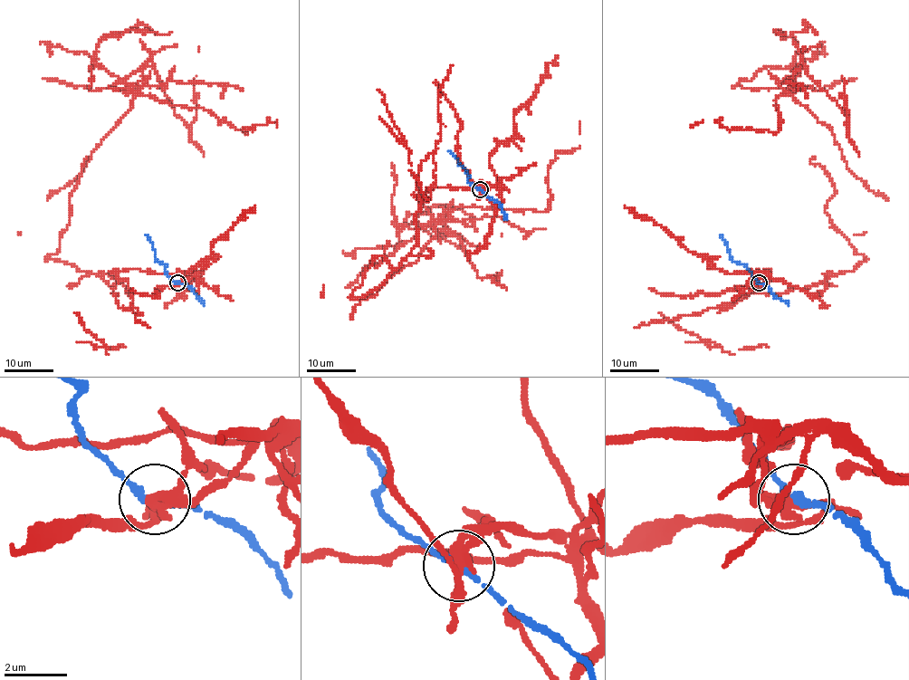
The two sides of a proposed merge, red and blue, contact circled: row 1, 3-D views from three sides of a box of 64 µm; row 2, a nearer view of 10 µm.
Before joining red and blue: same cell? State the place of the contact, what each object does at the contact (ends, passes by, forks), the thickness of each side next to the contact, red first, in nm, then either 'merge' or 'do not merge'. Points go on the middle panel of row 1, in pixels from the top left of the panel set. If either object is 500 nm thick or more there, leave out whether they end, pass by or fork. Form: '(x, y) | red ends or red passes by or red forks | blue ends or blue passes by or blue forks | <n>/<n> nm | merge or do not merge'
(480, 189) | red forks | blue passes by | 280/220 nm | do not merge

